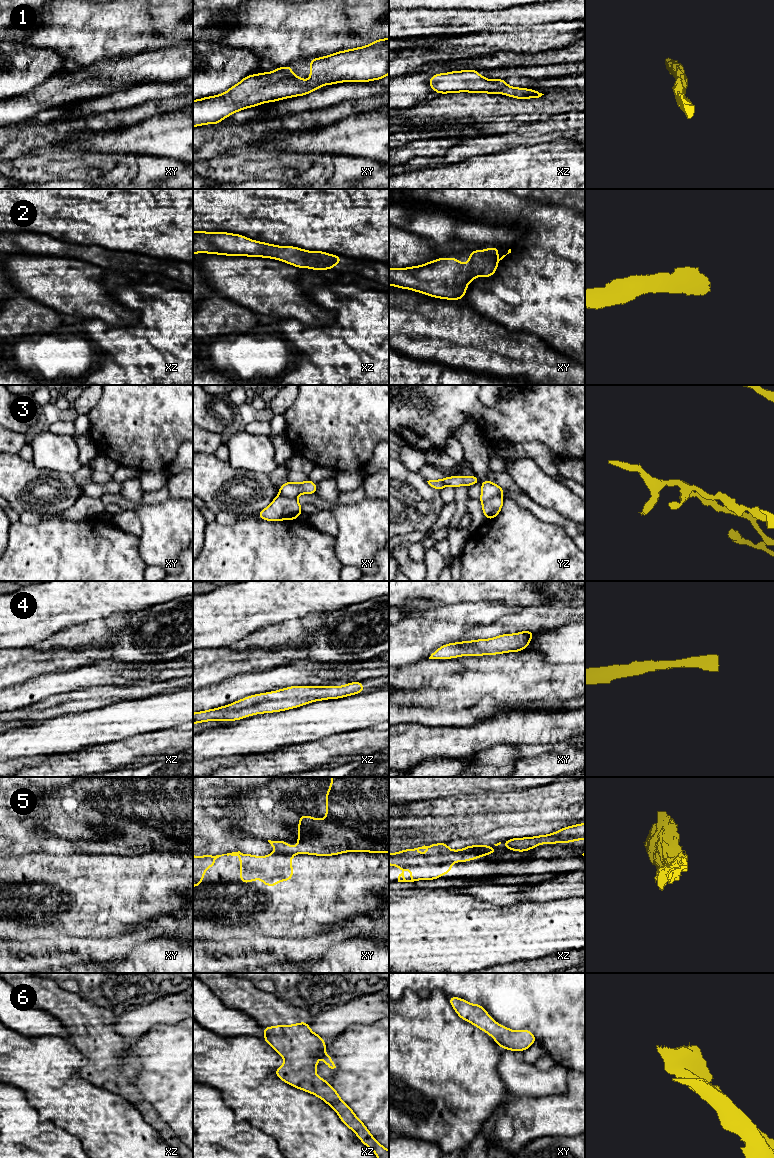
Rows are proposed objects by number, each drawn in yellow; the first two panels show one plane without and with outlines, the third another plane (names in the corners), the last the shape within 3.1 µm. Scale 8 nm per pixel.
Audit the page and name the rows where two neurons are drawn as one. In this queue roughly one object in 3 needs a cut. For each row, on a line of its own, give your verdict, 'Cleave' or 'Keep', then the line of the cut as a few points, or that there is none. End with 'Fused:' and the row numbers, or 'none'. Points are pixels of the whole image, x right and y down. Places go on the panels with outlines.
1: Keep. No split
2: Keep. No split
3: Cleave. Split along yz (501, 495), (495, 495), (481, 502)
4: Keep. No split
5: Cleave. Split along xy (277, 852), (292, 855)
6: Keep. No split
Fused: 3, 5

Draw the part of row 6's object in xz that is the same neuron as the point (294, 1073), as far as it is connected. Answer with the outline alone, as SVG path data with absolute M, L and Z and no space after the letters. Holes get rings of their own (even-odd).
M303 1020L302 1023L293 1025L275 1025L273 1027L262 1027L265 1034L264 1041L269 1044L286 1062L275 1070L275 1075L285 1083L308 1093L311 1093L326 1102L340 1117L340 1120L350 1128L361 1142L374 1151L376 1158L389 1158L389 1150L383 1147L360 1121L347 1103L341 1100L338 1092L323 1078L315 1074L318 1060L317 1056L322 1056L322 1061L331 1069L336 1068L332 1057L325 1053L327 1046L324 1039L311 1031L309 1023Z

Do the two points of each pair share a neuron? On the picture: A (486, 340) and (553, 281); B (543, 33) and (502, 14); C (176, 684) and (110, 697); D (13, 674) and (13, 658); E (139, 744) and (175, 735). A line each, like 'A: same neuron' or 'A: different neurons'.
A: different neurons
B: different neurons
C: same neuron
D: same neuron
E: same neuron

